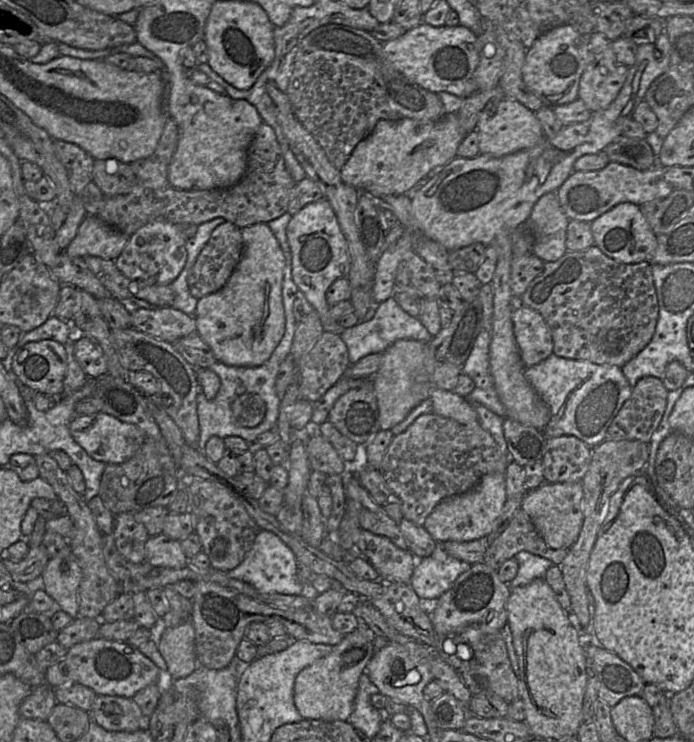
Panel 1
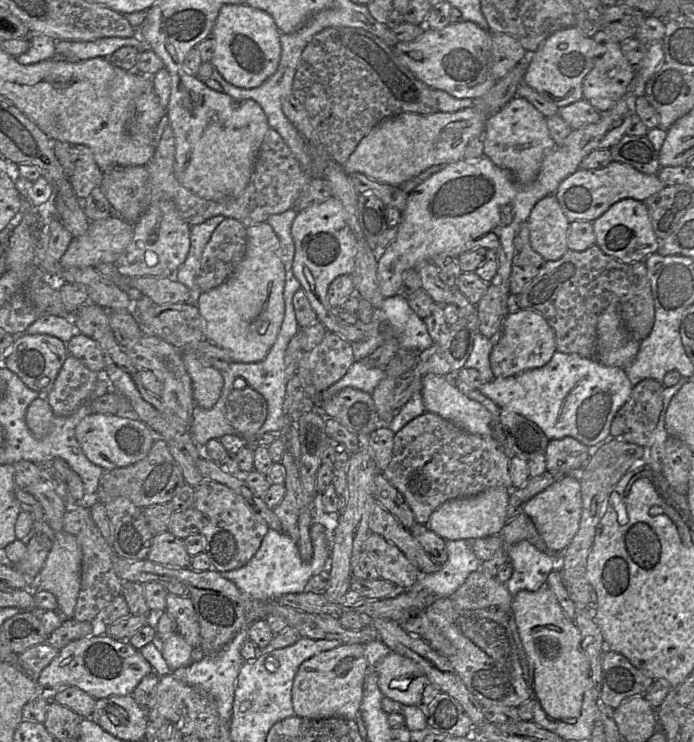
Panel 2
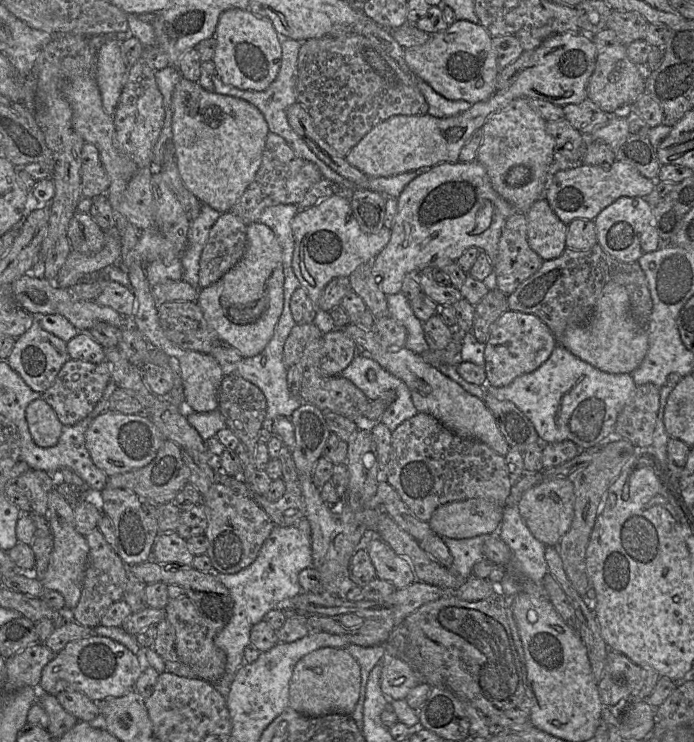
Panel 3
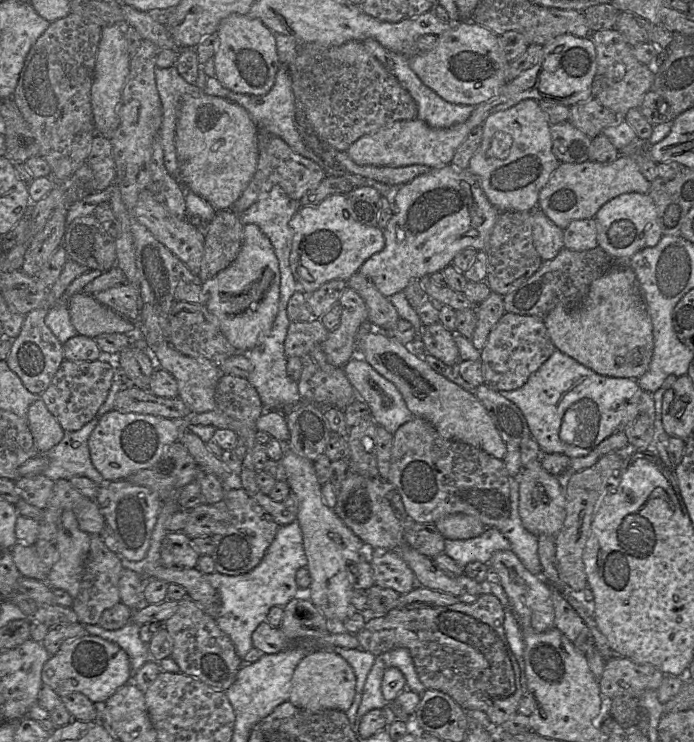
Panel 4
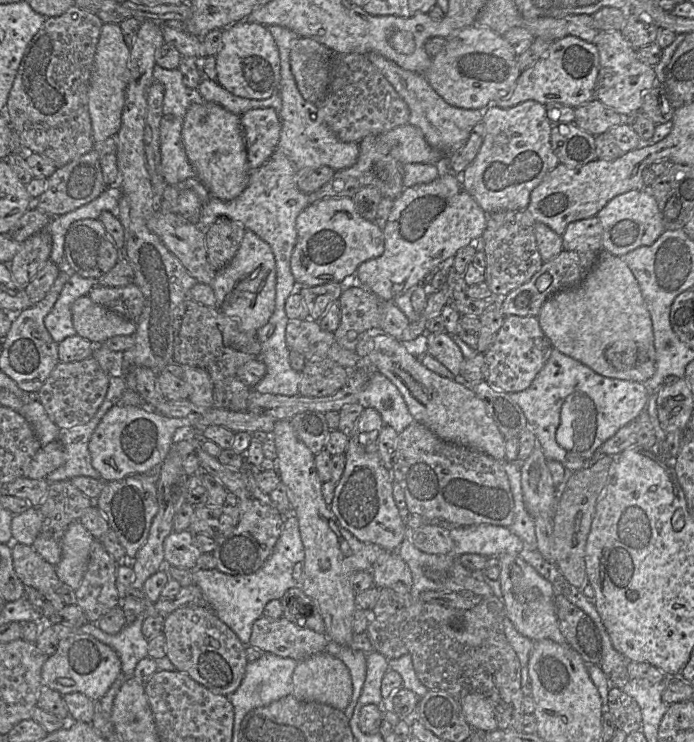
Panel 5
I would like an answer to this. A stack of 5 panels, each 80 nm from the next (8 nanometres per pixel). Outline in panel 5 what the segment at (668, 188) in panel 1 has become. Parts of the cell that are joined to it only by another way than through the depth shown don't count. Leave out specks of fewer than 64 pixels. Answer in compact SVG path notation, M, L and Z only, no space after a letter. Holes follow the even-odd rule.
M648 146L623 153L615 160L594 160L580 167L569 167L559 164L547 174L543 181L531 192L527 210L531 212L536 222L541 222L562 236L569 223L596 216L597 213L614 197L630 190L645 189L643 171L654 164L655 151L648 150Z

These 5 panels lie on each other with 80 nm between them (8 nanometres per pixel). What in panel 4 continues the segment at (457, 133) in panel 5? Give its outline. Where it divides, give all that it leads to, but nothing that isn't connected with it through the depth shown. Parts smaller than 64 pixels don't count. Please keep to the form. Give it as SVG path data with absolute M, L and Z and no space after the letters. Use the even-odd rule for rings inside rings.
M368 38L363 41L365 48L379 60L385 68L393 74L401 86L406 89L411 97L417 104L417 116L416 118L426 122L432 128L449 128L456 124L465 122L476 106L464 105L464 104L453 104L442 99L435 91L430 87L426 86L419 76L412 70L409 65L409 59L401 53L389 53L387 49L381 44L378 44L375 39Z

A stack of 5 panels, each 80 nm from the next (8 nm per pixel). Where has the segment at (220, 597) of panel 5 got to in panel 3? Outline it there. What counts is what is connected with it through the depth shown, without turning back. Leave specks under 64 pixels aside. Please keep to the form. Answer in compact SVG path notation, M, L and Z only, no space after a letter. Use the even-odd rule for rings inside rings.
M307 518L295 526L275 526L263 543L257 558L247 568L235 574L214 573L229 590L233 599L233 616L229 623L214 637L215 645L226 655L225 671L222 677L212 683L227 698L237 671L244 663L244 649L250 644L252 627L263 621L268 612L281 607L289 599L303 593L299 583L302 570L312 568L311 529Z

